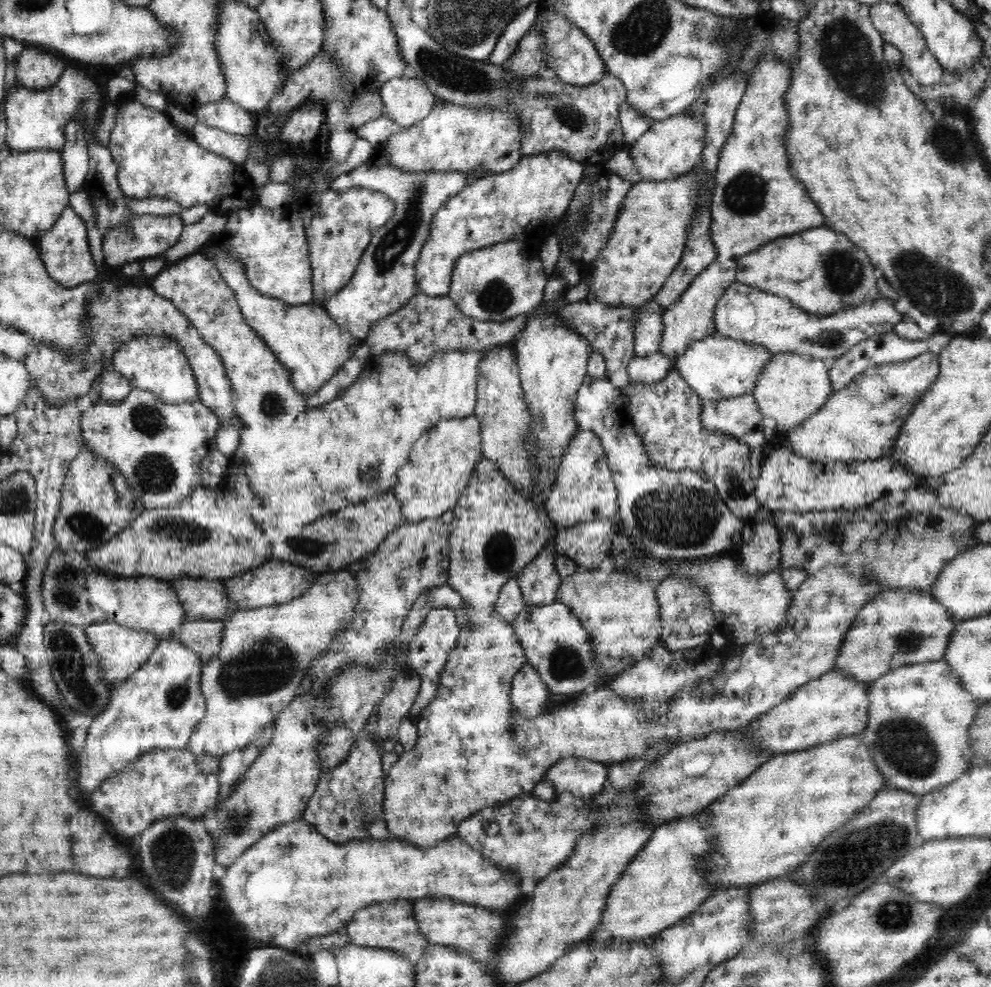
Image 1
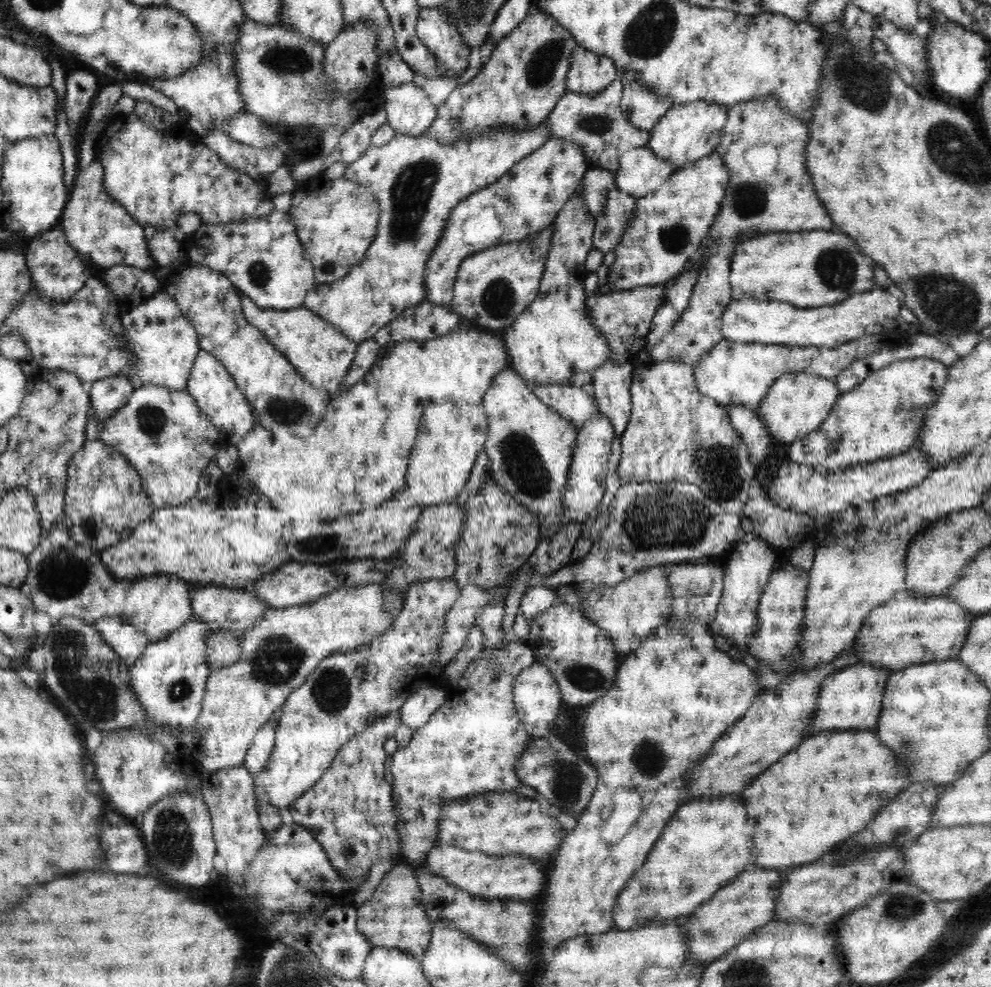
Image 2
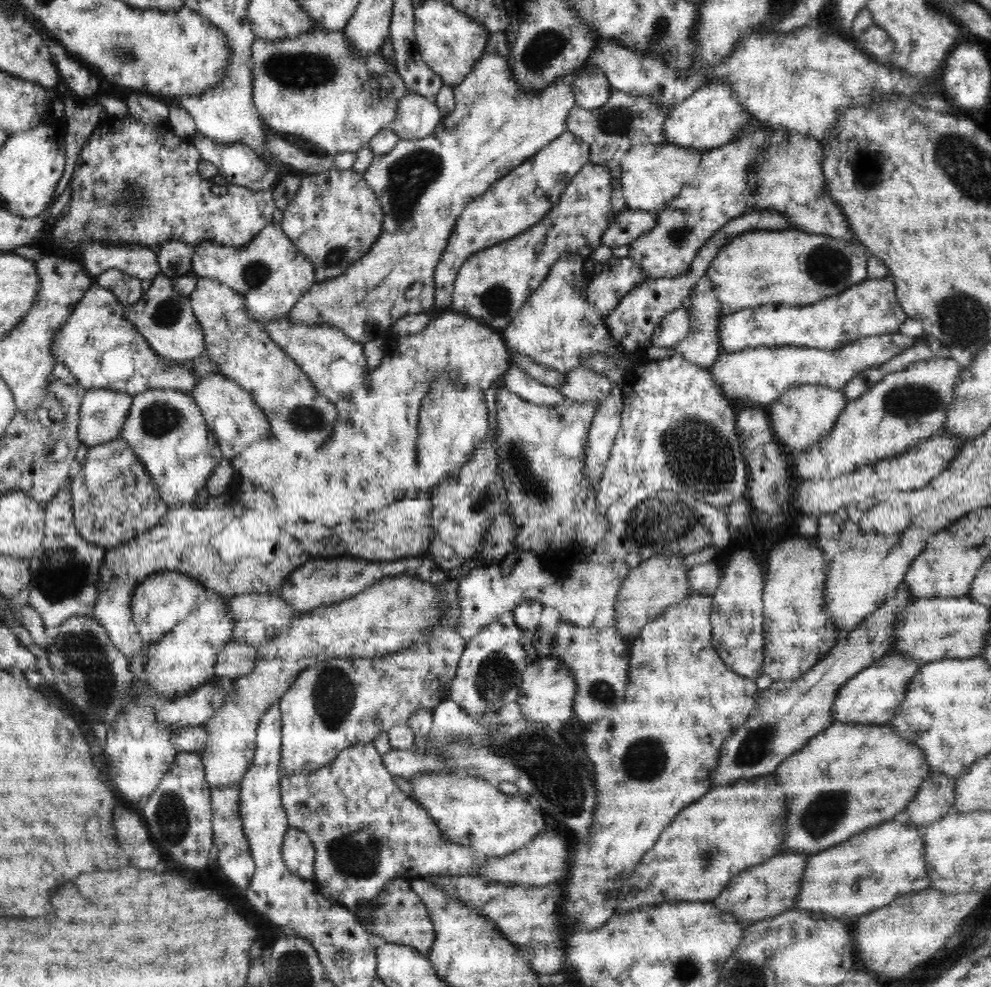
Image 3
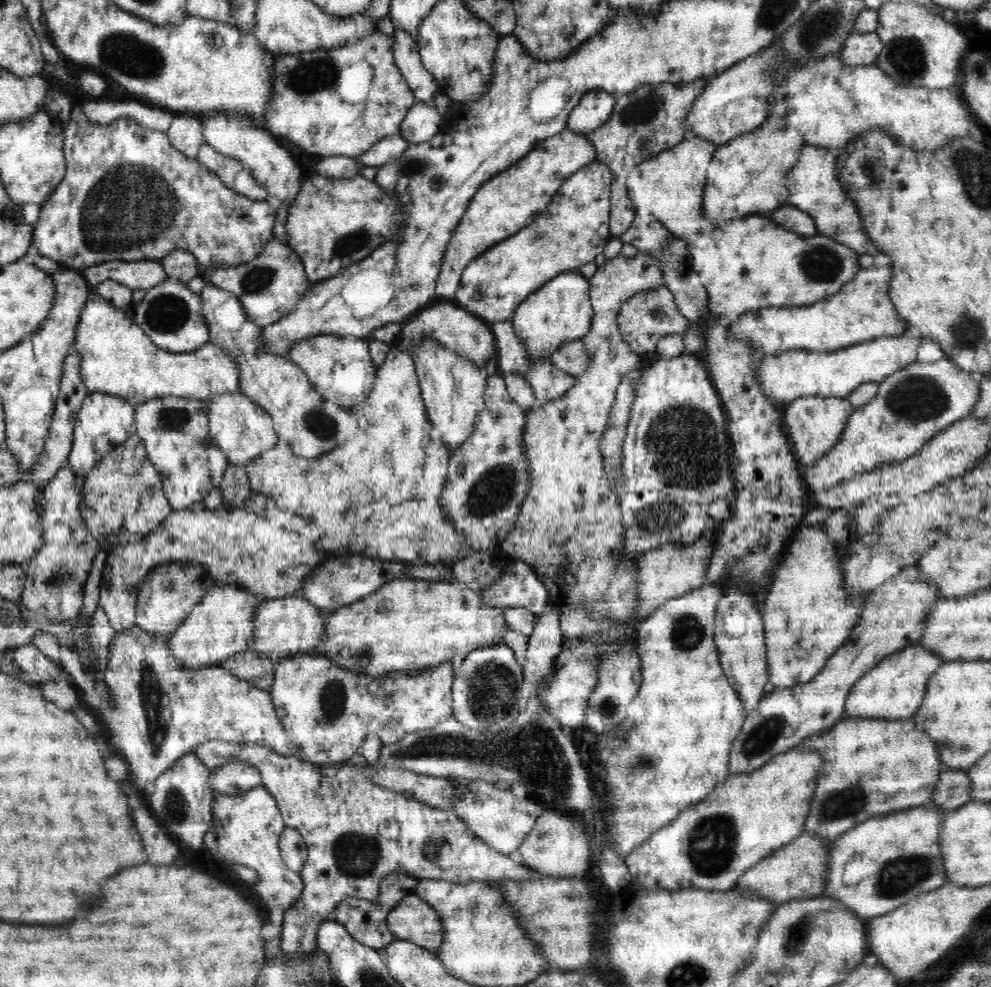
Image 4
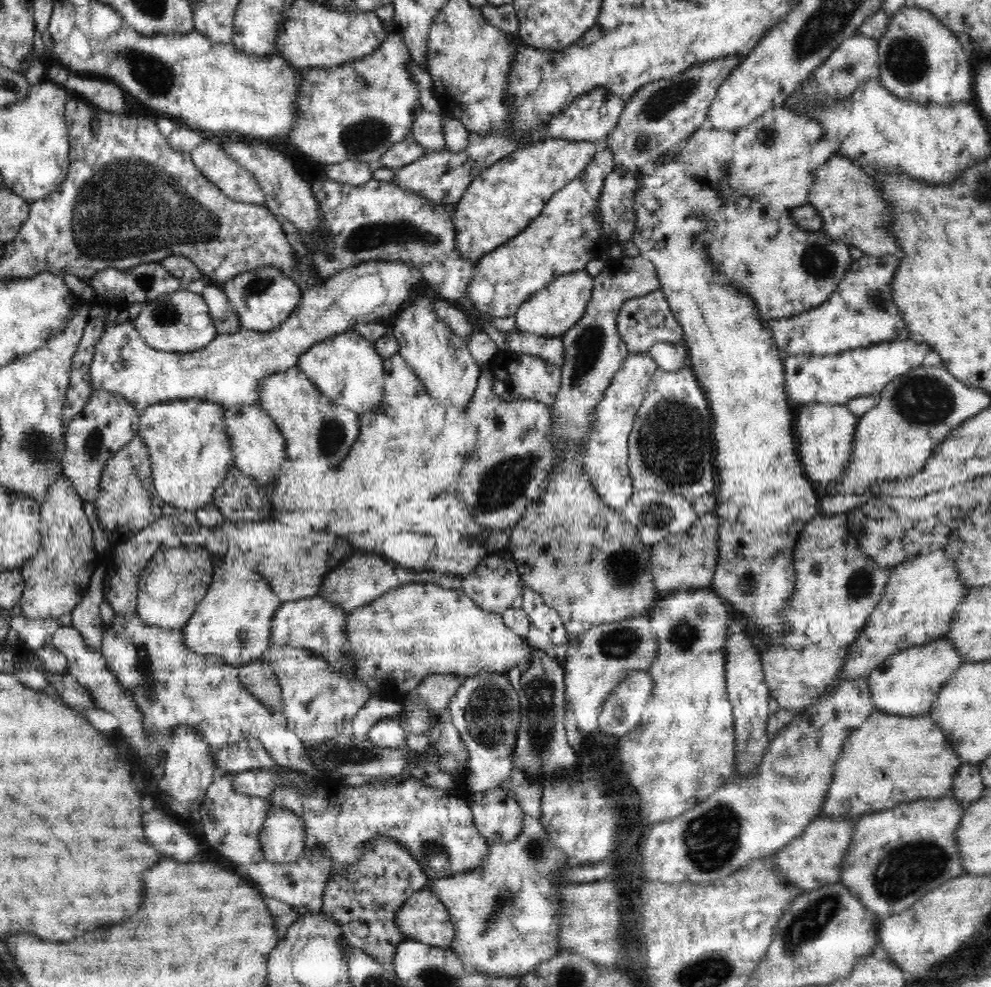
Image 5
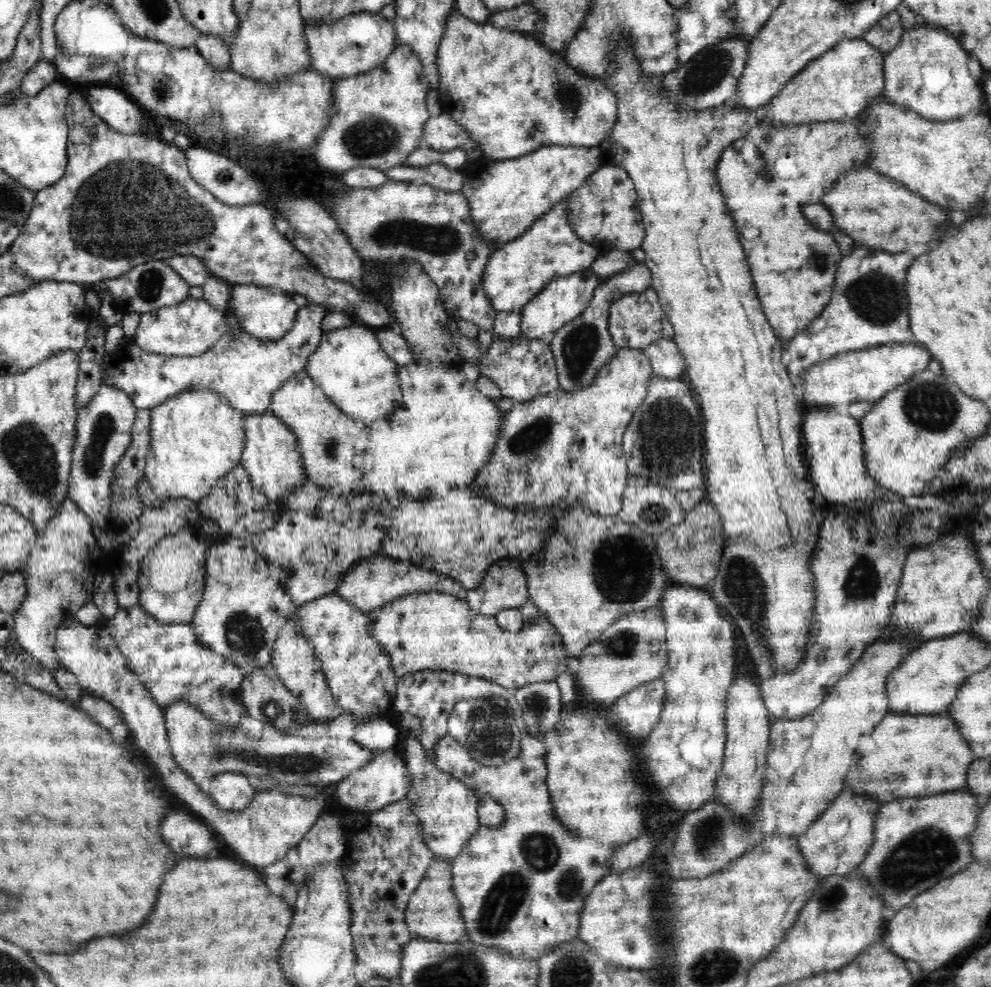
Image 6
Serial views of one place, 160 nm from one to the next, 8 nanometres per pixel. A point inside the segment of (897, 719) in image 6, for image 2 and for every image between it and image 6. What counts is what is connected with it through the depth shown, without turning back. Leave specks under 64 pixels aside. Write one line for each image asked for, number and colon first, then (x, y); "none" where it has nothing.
2: (829, 788)
3: (851, 776)
4: (872, 766)
5: (908, 756)

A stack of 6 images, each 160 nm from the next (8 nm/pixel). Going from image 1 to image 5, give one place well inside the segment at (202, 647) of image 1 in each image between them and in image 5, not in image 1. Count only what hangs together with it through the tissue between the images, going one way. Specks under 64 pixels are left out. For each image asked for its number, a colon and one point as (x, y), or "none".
2: (223, 648)
3: (236, 659)
4: (251, 666)
5: (259, 678)

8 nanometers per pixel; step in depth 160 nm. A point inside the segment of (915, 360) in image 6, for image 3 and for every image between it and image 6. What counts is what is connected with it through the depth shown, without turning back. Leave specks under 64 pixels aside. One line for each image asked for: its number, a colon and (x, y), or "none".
3: (761, 375)
4: (785, 377)
5: (835, 379)

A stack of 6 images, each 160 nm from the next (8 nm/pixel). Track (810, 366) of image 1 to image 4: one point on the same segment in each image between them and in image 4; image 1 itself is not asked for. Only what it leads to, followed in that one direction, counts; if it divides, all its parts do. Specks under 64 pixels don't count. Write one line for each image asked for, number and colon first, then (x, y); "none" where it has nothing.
2: (796, 404)
3: (803, 416)
4: (814, 425)

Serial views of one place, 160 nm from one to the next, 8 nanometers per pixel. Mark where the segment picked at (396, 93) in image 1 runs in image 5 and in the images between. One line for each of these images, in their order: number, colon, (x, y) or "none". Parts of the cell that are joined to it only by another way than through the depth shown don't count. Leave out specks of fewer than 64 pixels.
2: (410, 112)
3: (417, 117)
4: (422, 122)
5: (427, 129)

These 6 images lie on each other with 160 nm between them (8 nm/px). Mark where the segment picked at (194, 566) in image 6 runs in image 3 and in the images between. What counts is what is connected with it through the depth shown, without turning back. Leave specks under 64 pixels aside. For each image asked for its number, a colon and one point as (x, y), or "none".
3: (163, 600)
4: (170, 591)
5: (174, 581)

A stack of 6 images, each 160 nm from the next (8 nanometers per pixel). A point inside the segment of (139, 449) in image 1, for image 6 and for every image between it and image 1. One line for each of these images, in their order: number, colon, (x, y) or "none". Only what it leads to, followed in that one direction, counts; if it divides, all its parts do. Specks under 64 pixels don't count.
2: (164, 434)
3: (166, 428)
4: (175, 431)
5: (190, 452)
6: (196, 436)

